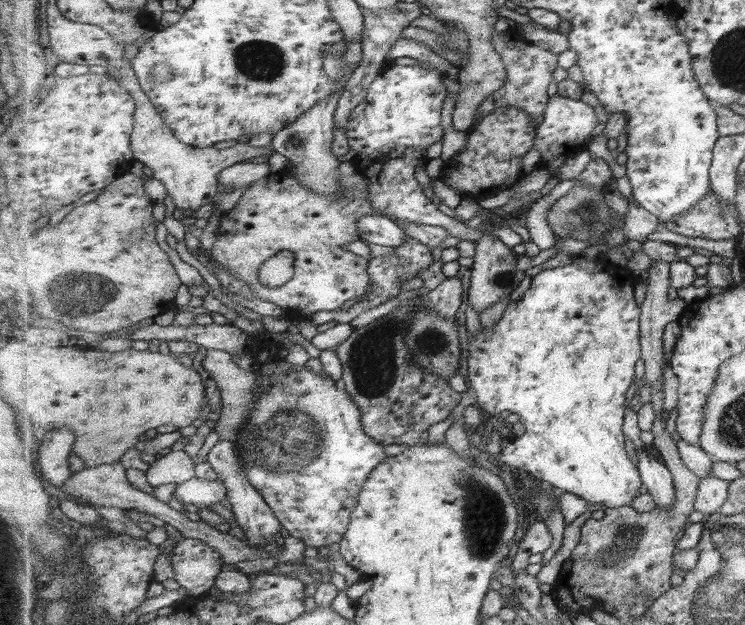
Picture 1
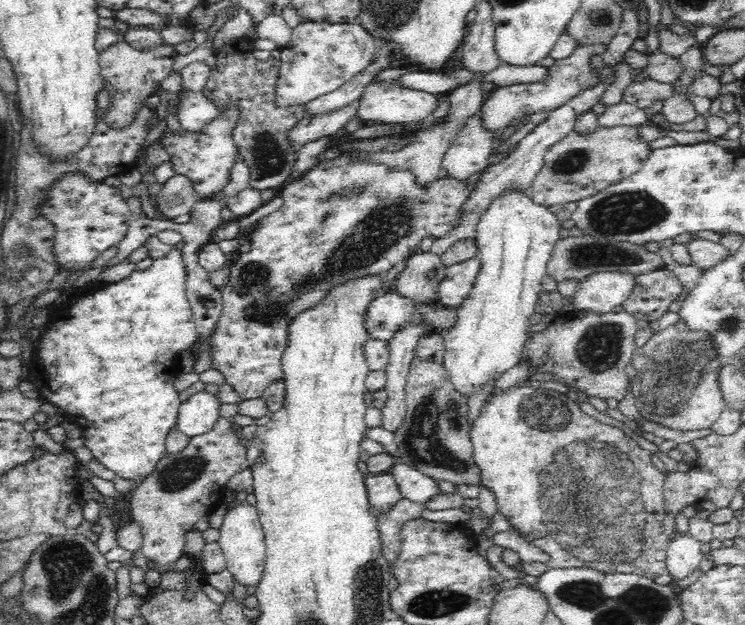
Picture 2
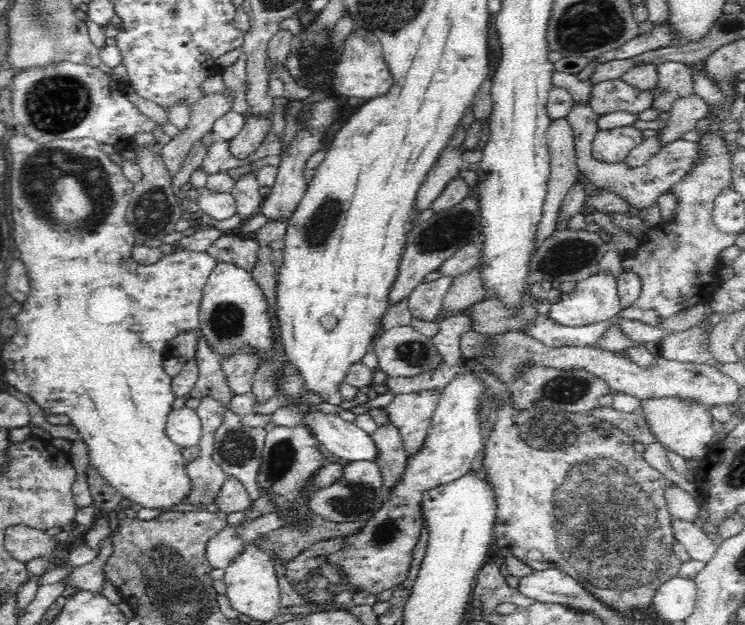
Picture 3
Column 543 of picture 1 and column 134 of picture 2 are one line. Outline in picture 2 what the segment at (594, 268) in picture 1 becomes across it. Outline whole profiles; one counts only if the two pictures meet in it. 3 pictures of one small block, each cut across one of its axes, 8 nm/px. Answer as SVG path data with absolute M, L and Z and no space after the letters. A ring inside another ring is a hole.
M172 249L164 258L153 260L147 269L135 270L120 282L88 287L88 296L80 298L82 304L70 304L72 310L62 312L60 320L46 326L46 336L36 342L38 356L29 374L39 396L56 405L68 421L81 429L86 439L84 449L89 449L106 469L134 484L144 481L156 469L156 462L167 451L166 436L177 425L182 403L174 388L174 380L181 372L176 356L199 338L185 295L186 281L183 252Z

